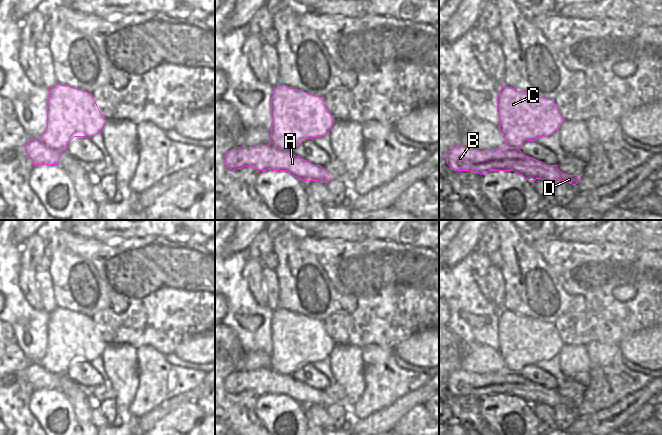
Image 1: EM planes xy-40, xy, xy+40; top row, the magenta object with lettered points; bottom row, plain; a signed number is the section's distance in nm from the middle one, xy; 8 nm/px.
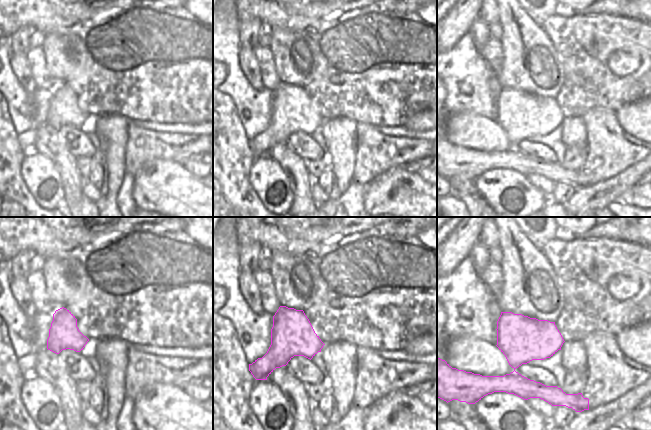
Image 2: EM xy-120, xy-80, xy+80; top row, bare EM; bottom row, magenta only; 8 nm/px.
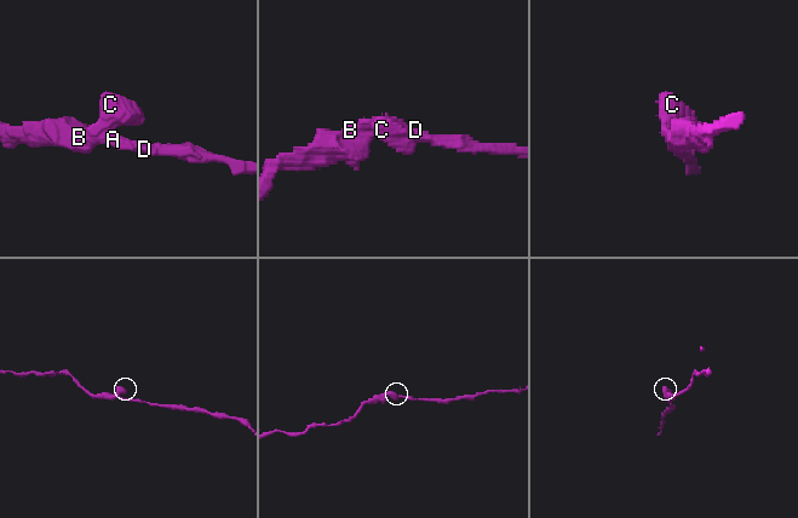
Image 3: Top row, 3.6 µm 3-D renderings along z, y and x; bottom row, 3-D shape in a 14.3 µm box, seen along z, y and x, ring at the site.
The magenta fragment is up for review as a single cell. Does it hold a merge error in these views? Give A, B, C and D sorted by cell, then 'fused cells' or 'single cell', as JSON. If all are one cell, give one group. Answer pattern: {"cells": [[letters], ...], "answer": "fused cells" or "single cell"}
{"cells": [["A", "B", "C", "D"]], "answer": "single cell"}

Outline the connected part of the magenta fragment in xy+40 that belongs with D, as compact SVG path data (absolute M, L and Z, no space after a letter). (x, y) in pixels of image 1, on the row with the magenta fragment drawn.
M501 85L497 96L497 112L498 127L505 138L505 146L480 151L458 145L447 154L447 164L451 169L480 175L490 171L514 171L531 182L542 179L550 183L579 183L581 175L566 175L557 165L546 165L518 149L526 141L535 141L559 131L565 120L553 99Z

